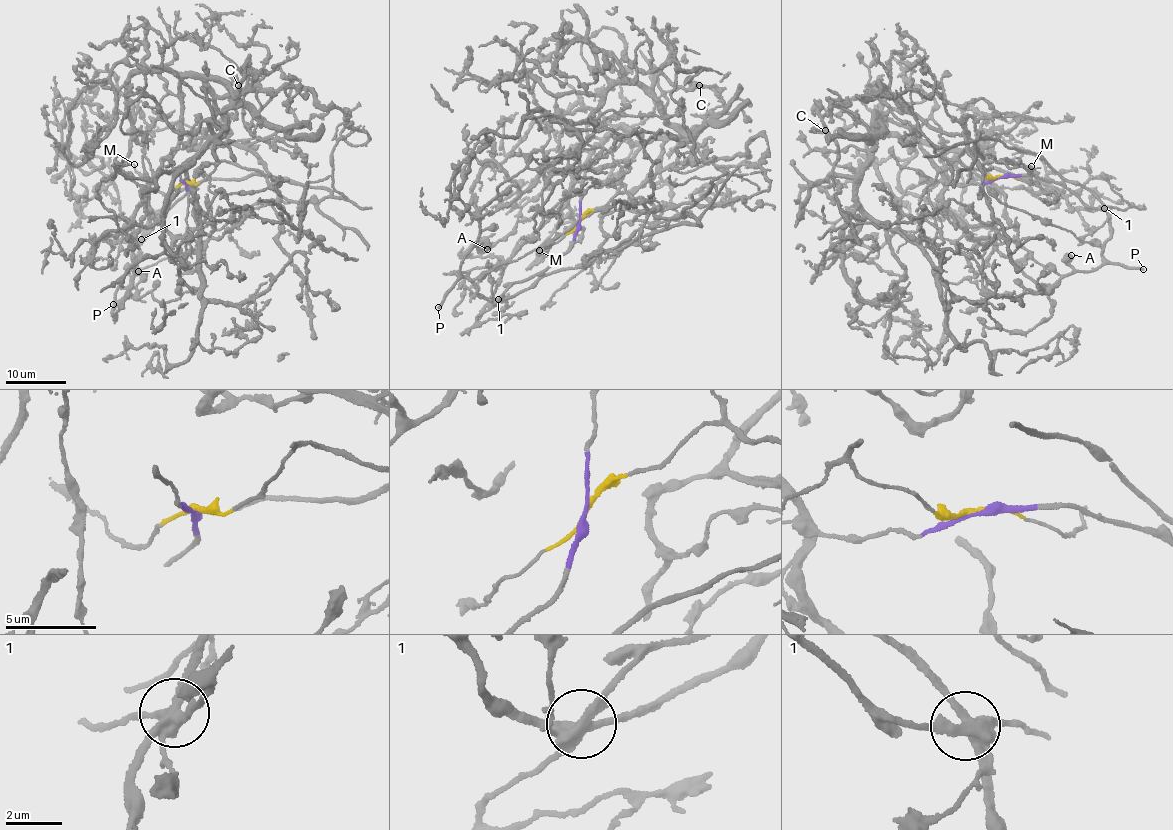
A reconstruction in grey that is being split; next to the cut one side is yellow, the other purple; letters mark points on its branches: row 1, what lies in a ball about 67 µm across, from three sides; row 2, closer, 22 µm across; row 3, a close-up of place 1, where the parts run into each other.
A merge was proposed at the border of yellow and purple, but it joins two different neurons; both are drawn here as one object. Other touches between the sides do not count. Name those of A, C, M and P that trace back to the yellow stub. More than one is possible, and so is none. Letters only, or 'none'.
A, M, P

